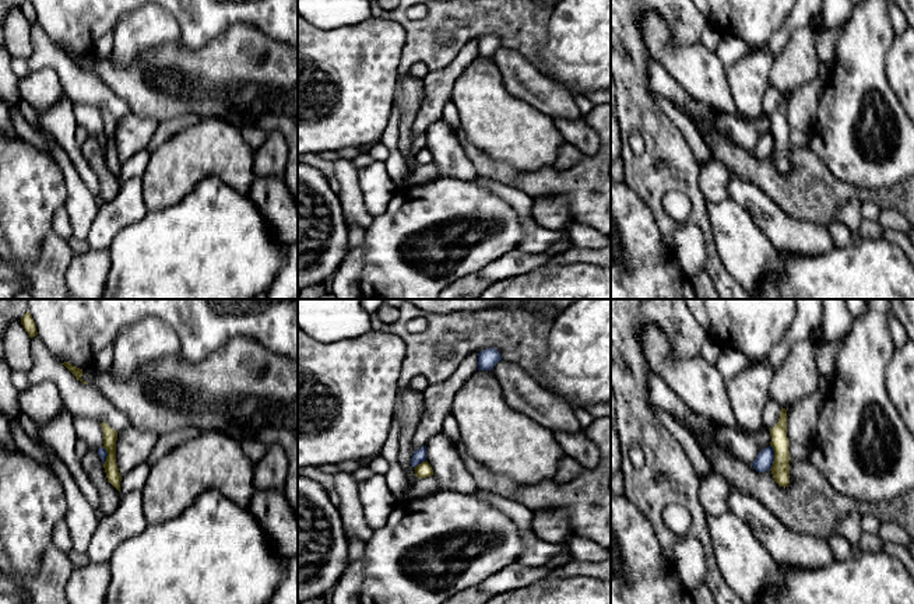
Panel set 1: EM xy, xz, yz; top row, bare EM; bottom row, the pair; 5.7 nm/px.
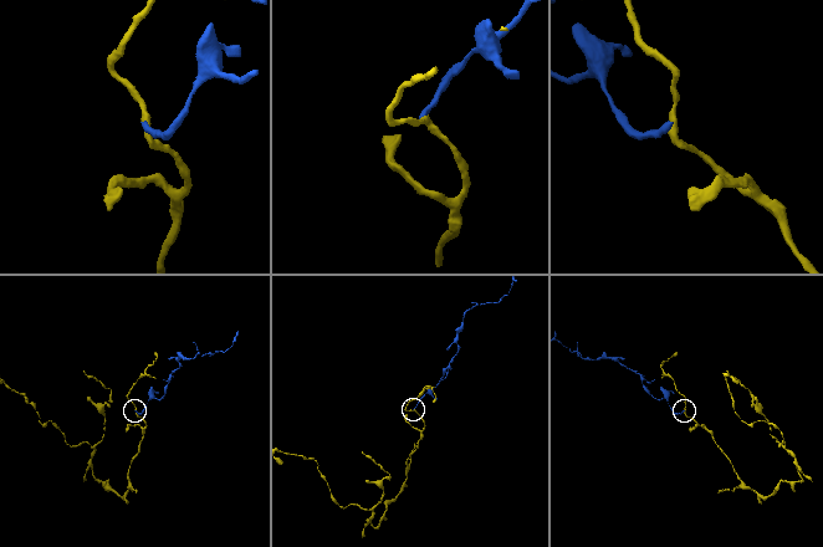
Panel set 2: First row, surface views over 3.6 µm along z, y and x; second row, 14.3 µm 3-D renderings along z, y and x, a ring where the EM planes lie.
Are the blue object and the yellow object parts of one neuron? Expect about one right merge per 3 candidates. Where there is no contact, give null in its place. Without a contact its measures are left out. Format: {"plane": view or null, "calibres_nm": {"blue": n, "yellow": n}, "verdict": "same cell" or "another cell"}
{"plane": "yz", "calibres_nm": {"blue": 100, "yellow": 110}, "verdict": "another cell"}

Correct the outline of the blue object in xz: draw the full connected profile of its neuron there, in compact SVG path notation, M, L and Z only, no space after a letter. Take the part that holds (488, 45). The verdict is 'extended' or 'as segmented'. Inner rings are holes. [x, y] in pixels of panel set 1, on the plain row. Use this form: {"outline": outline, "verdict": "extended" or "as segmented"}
{"outline": "M486 35L478 41L478 57L492 57L499 48L502 48L499 38Z", "verdict": "as segmented"}

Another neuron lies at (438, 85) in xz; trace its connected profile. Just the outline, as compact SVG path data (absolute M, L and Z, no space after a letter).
M472 39L465 43L456 59L443 70L429 71L423 80L423 103L412 124L414 137L426 133L429 126L442 119L442 110L450 101L456 80L478 57L478 41Z

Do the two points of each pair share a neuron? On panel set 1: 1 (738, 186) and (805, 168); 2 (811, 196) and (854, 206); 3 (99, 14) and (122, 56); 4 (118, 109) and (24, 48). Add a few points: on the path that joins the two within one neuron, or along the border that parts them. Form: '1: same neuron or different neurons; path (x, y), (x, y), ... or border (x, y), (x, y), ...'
1: different neurons; border (731, 174), (755, 183), (777, 203)
2: different neurons; border (861, 200), (851, 199), (843, 204)
3: different neurons; border (125, 14), (118, 21), (113, 32)
4: different neurons; border (31, 25), (31, 55), (27, 60)

